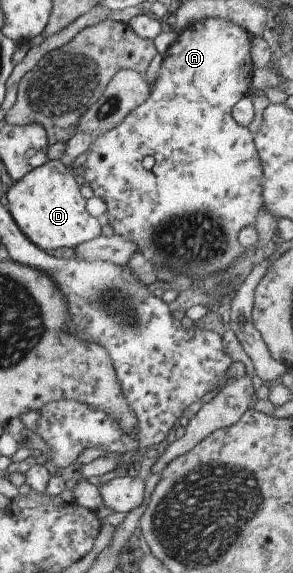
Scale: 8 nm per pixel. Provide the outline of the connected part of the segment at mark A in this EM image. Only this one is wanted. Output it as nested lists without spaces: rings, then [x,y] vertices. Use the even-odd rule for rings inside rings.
[[[216,16],[207,17],[190,24],[178,33],[175,41],[170,44],[162,54],[163,61],[159,69],[156,83],[149,90],[149,96],[144,103],[136,106],[116,127],[102,132],[98,137],[93,137],[87,150],[85,163],[81,166],[82,177],[88,183],[92,193],[104,201],[106,210],[103,220],[112,227],[114,234],[122,239],[132,242],[137,252],[157,269],[159,265],[168,265],[168,269],[185,276],[187,286],[207,284],[220,272],[234,266],[234,261],[243,254],[244,248],[238,241],[239,231],[246,226],[253,225],[256,211],[261,209],[262,170],[258,159],[257,149],[253,142],[253,136],[247,128],[238,125],[231,116],[234,104],[250,89],[249,79],[252,71],[251,55],[249,52],[250,34],[239,25]]]

